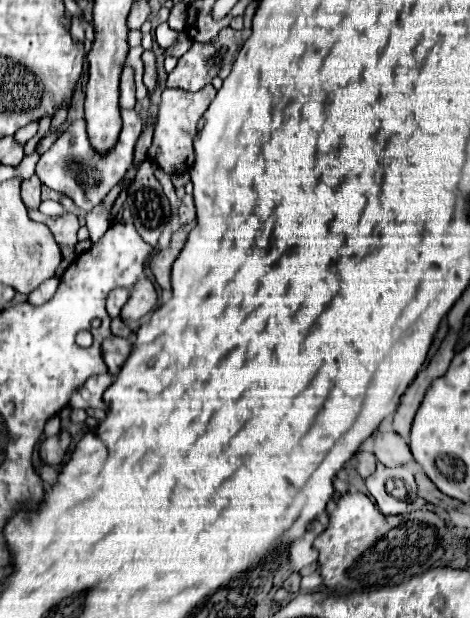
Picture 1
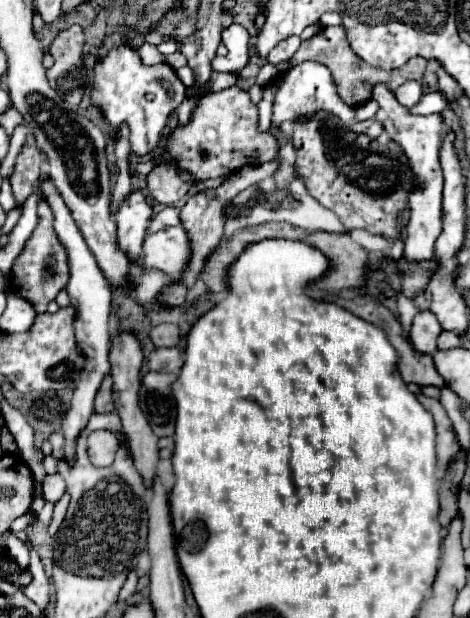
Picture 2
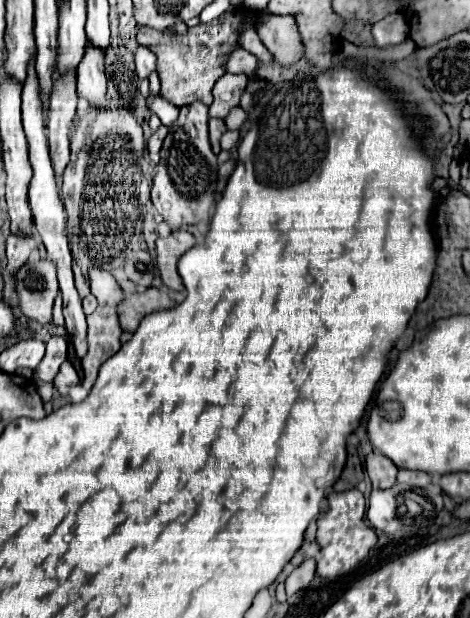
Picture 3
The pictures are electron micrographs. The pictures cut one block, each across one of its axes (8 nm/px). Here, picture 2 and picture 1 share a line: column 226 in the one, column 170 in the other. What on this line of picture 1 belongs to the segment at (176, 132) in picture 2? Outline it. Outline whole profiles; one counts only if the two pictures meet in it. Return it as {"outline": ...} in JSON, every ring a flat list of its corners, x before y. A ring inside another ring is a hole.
{"outline":[[204,86,198,92,186,92,186,90,174,90,174,88,164,90,148,156,166,174,182,174,182,172,188,172,192,168,192,164,194,164,192,140,198,134,198,122,200,122,204,110,208,110,214,96,216,96,216,88,212,88,212,86]]}

